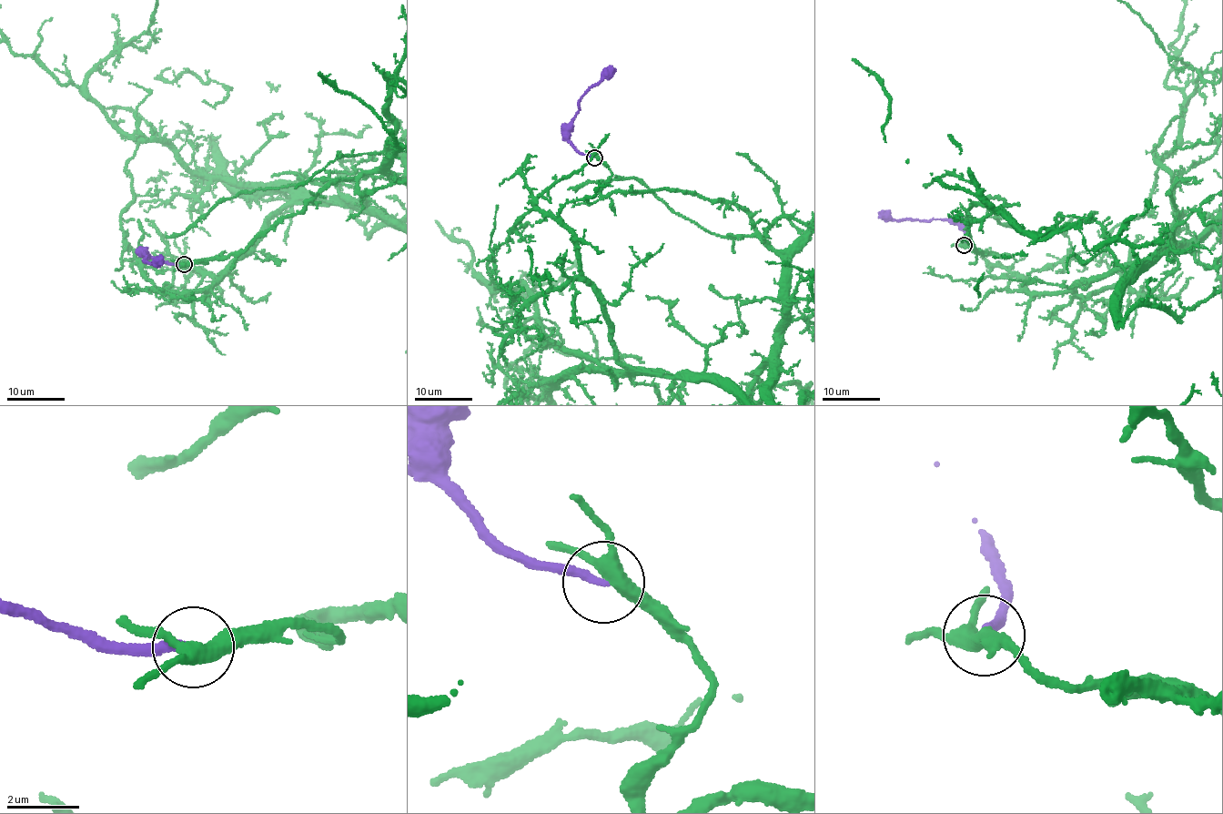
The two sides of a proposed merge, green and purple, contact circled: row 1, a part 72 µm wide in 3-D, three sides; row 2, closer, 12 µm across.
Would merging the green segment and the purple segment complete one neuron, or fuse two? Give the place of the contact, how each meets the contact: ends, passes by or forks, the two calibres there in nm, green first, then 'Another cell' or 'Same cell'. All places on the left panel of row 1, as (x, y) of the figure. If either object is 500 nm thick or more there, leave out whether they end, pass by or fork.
Place: (184, 264). At the ring green forks. At the ring purple ends. Thickness 340 nm (green) against 240 nm. Another cell

